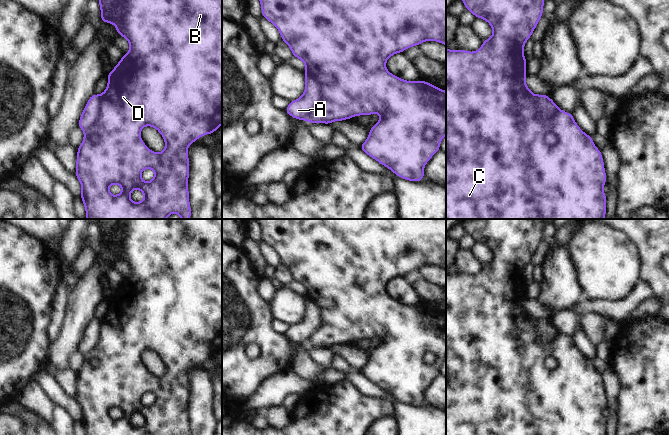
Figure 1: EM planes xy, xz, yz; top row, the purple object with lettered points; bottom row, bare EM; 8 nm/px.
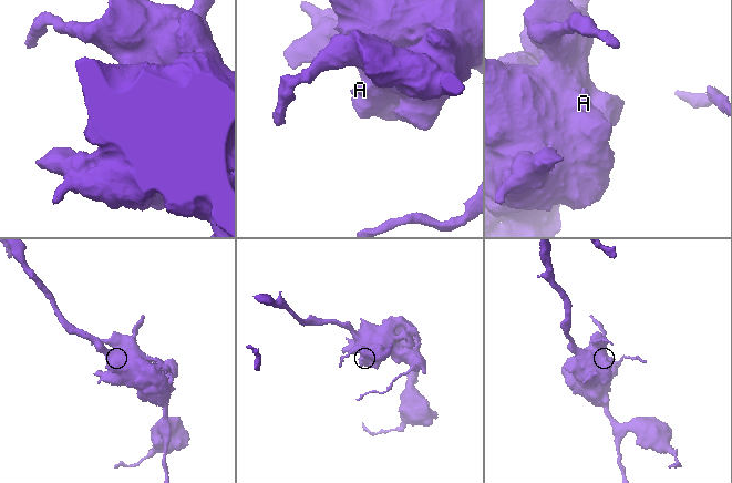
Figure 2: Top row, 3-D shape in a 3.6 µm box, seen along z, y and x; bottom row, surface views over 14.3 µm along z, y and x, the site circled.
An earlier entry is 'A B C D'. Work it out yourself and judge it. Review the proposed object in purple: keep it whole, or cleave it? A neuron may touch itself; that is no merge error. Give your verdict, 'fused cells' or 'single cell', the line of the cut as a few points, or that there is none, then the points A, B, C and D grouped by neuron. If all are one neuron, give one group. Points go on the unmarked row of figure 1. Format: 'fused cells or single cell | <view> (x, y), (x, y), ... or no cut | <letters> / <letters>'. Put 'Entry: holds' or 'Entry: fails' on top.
Entry: fails
fused cells | xz (306, 297), (311, 299), (319, 310), (319, 325), (305, 344) | A / B C D

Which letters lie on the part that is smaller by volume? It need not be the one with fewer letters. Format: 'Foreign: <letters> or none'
Foreign: A

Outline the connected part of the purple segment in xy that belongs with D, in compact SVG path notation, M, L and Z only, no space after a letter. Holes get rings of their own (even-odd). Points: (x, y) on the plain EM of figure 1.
M99 219L97 225L101 233L101 245L114 248L118 260L128 264L130 274L124 277L114 293L107 298L107 312L99 319L101 325L99 339L94 348L84 356L84 363L77 372L74 397L81 407L80 422L85 435L191 435L188 413L190 389L187 372L202 359L215 357L222 349L222 219ZM144 350L152 350L162 359L166 370L161 377L151 375L141 363L140 355ZM146 392L155 396L155 401L150 406L141 403L141 396ZM111 408L120 409L123 415L116 420L111 419L109 417ZM134 413L143 416L142 426L137 427L130 423L130 417Z

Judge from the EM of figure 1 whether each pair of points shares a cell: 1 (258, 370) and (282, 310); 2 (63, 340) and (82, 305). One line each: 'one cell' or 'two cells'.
1: two cells
2: one cell

